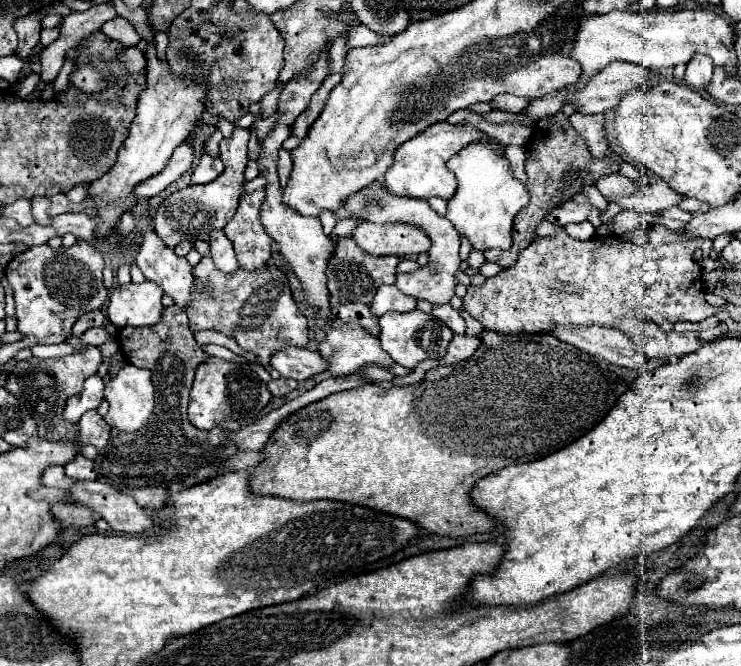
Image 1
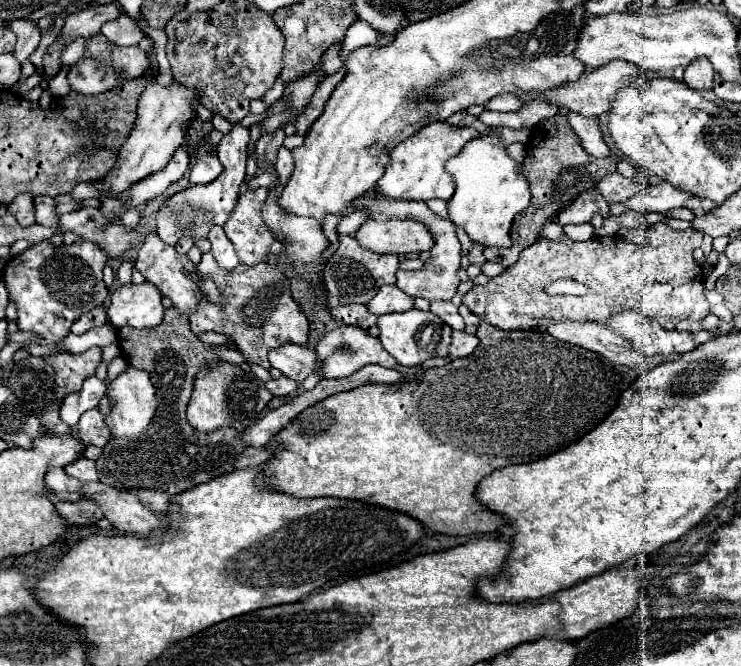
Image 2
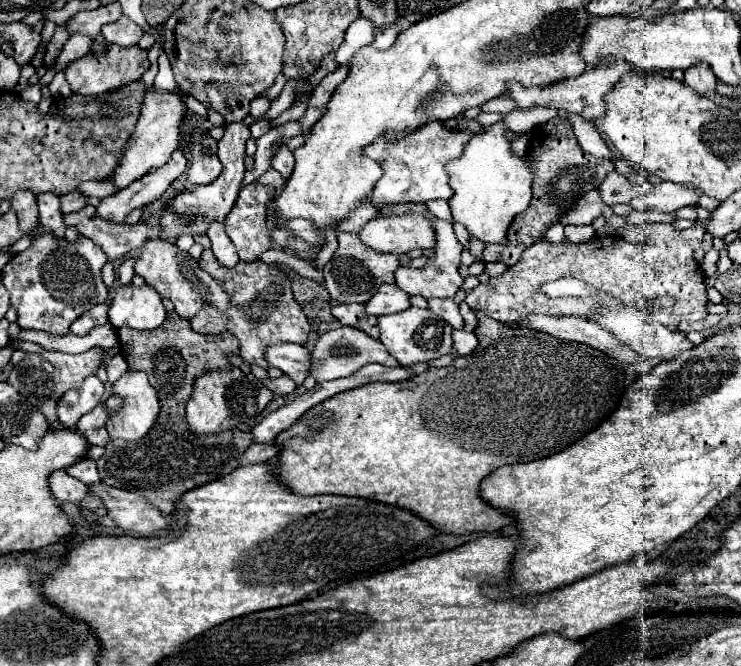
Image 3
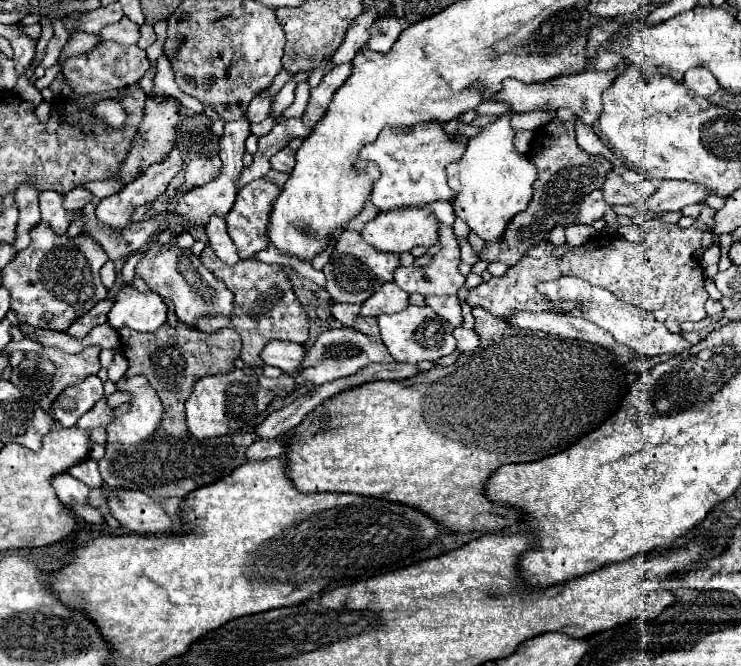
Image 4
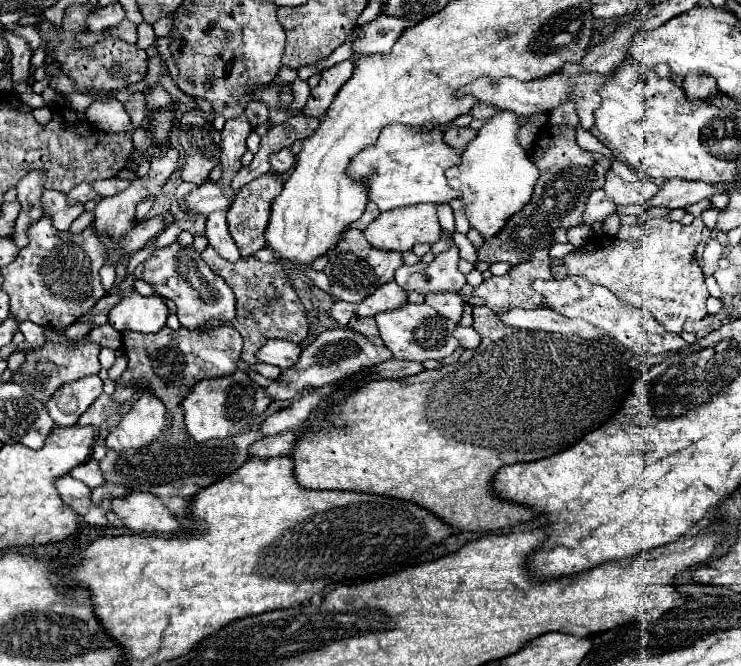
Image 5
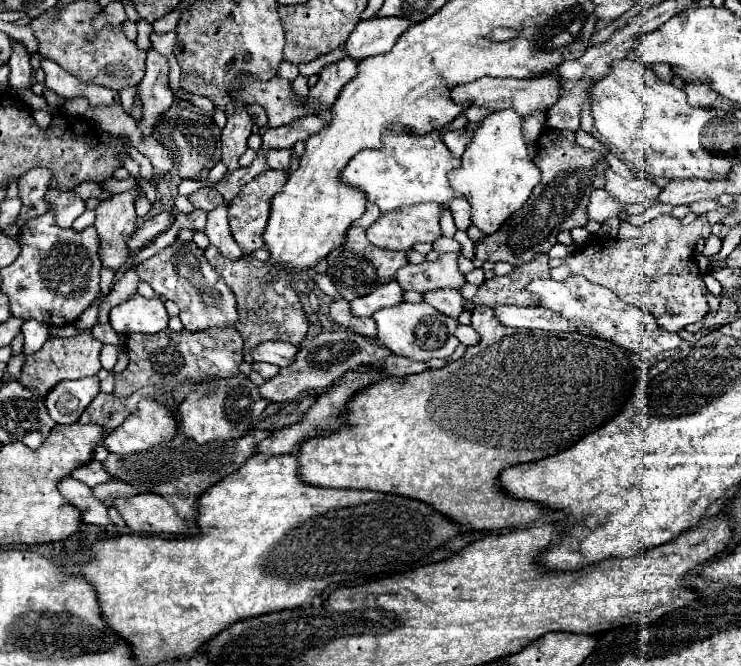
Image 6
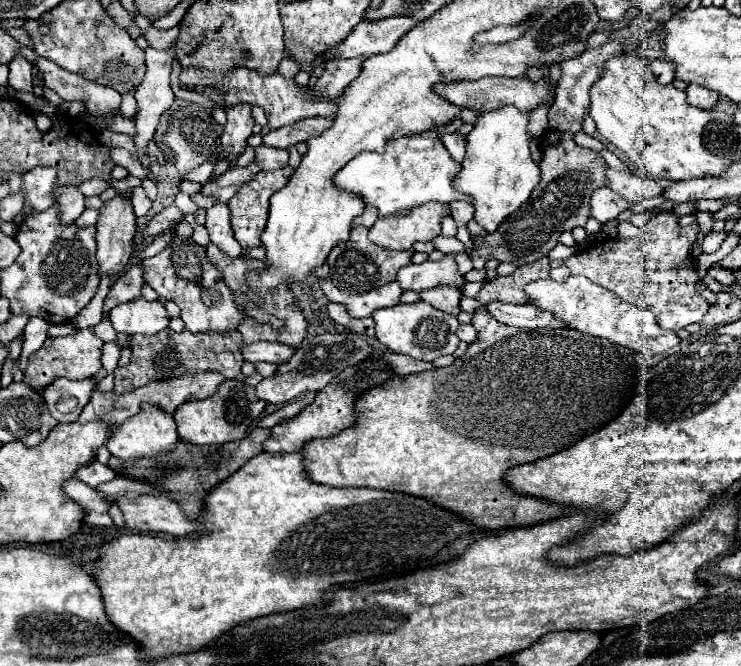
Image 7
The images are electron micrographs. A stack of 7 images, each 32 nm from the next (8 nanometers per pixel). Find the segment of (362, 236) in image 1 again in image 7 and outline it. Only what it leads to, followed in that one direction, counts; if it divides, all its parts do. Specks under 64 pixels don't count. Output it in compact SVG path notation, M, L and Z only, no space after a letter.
M424 204L408 216L376 220L368 236L374 244L390 250L408 250L414 242L428 242L440 234L440 220L450 214L448 204Z

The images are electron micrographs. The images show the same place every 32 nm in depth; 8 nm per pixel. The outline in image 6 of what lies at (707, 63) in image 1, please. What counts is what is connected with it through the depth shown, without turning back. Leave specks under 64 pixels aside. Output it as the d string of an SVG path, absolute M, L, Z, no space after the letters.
M689 81L684 86L687 101L692 106L711 107L718 97L718 93L710 90L708 84L694 84Z

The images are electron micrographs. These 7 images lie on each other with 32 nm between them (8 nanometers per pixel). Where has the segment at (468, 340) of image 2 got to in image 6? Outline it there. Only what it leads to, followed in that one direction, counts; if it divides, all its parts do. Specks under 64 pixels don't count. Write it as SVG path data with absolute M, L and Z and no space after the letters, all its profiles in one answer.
M459 324L458 328L456 328L456 338L458 338L462 344L466 344L466 346L472 346L472 344L478 342L478 334L476 334L476 330L474 330L471 325Z

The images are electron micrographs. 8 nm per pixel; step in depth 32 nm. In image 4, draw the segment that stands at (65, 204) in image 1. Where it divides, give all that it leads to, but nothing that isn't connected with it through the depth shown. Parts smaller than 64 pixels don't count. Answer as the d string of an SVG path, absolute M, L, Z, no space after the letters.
M76 186L66 196L66 208L84 208L84 204L88 204L92 198L94 194L86 186Z

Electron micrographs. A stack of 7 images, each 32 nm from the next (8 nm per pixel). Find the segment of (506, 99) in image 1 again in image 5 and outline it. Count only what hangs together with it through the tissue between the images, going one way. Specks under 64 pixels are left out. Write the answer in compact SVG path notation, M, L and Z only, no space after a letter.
M476 104L476 108L472 108L468 114L474 118L474 120L484 120L484 118L490 118L492 114L496 114L498 108L488 108L486 104Z

